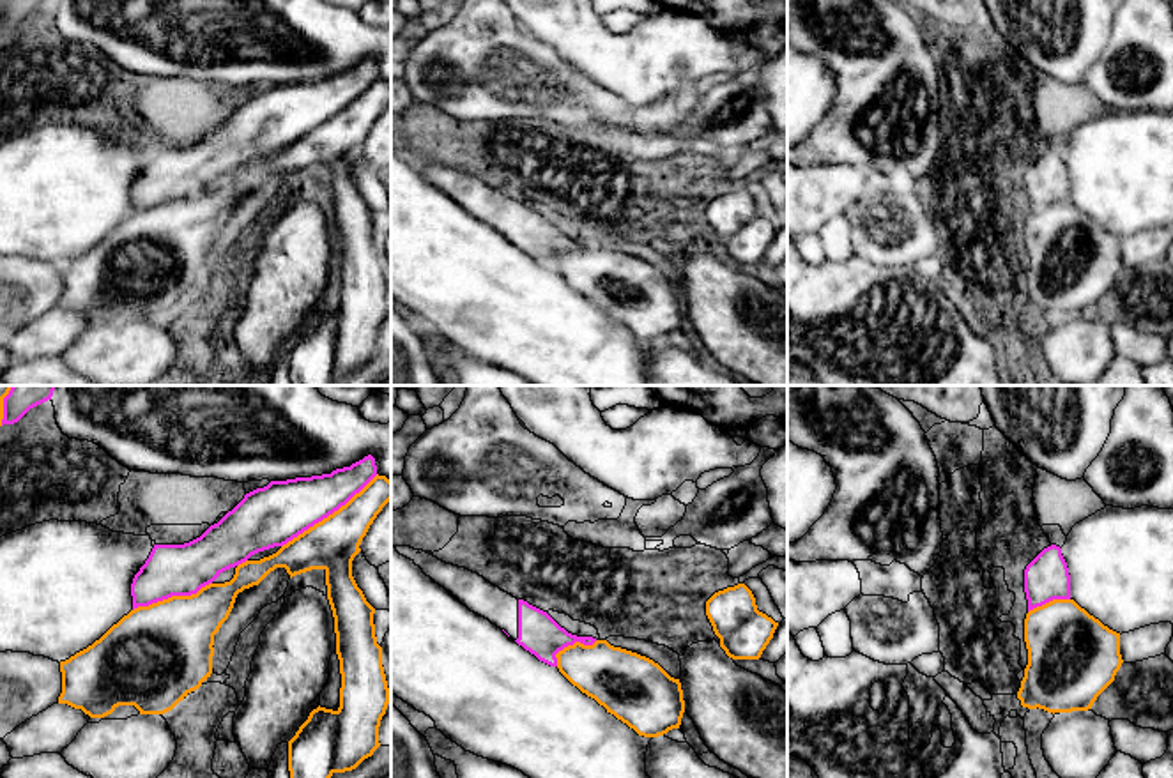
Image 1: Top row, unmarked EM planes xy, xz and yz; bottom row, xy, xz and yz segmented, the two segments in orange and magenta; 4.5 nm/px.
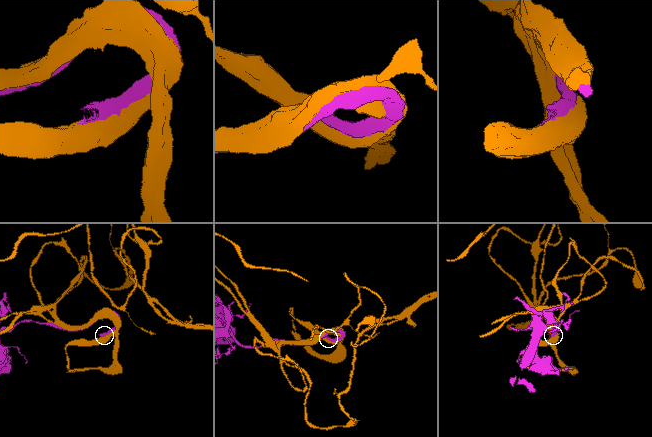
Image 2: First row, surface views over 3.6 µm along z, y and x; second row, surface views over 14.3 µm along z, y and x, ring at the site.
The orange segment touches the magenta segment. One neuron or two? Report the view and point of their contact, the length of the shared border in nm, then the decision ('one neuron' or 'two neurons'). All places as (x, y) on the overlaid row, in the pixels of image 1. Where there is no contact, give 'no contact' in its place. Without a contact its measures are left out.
contact xy (329, 515); length 550 nm; one neuron

